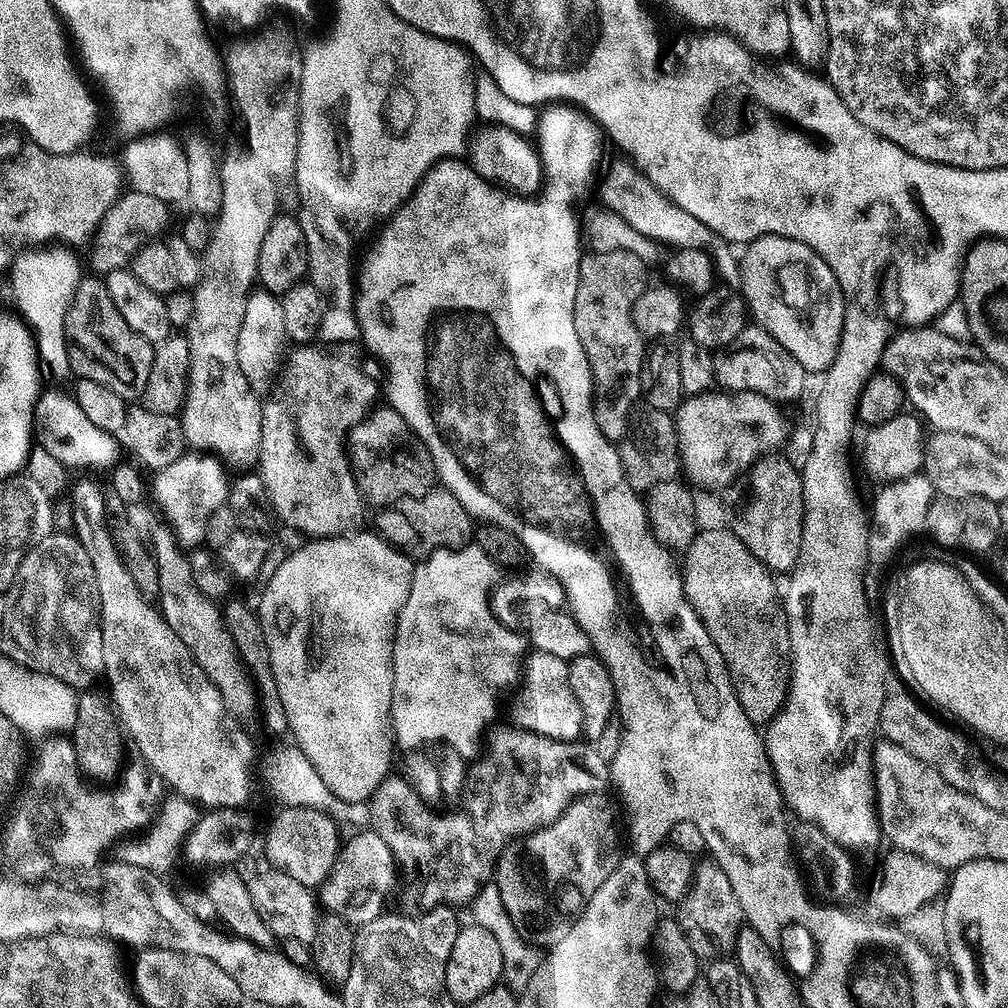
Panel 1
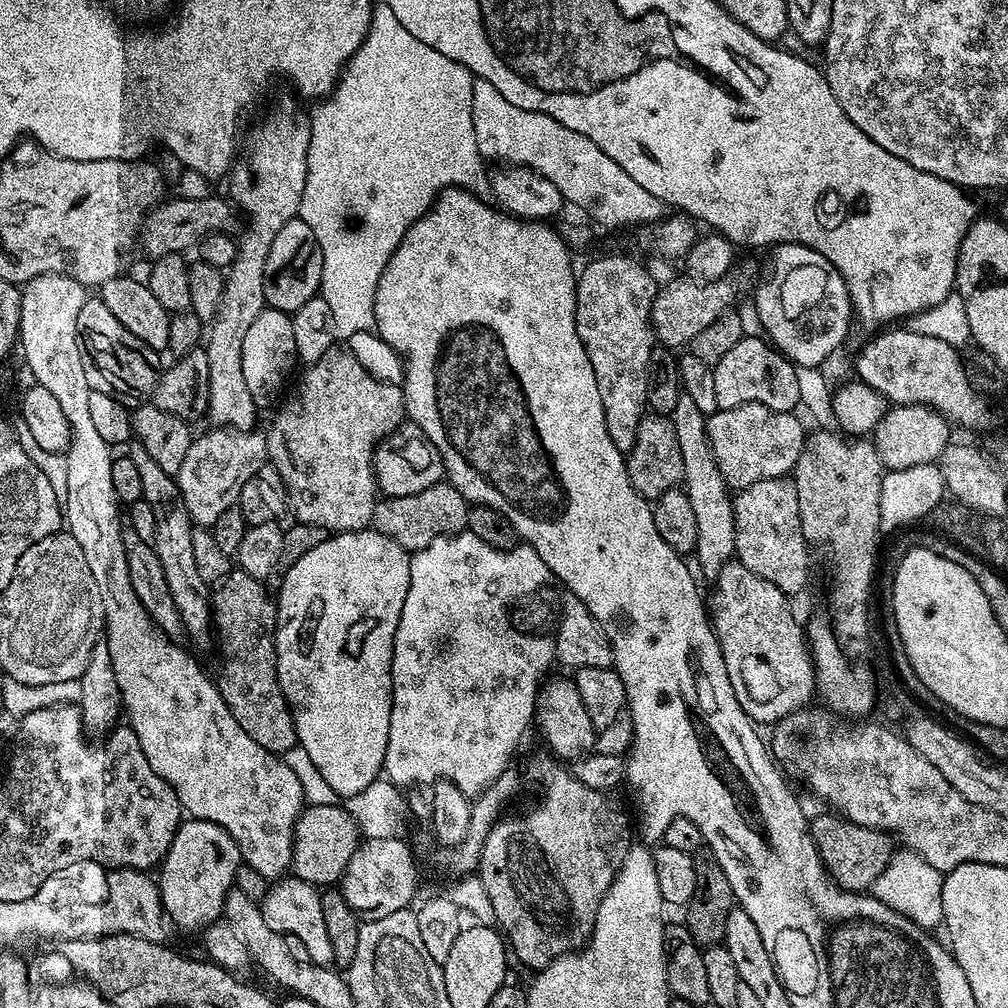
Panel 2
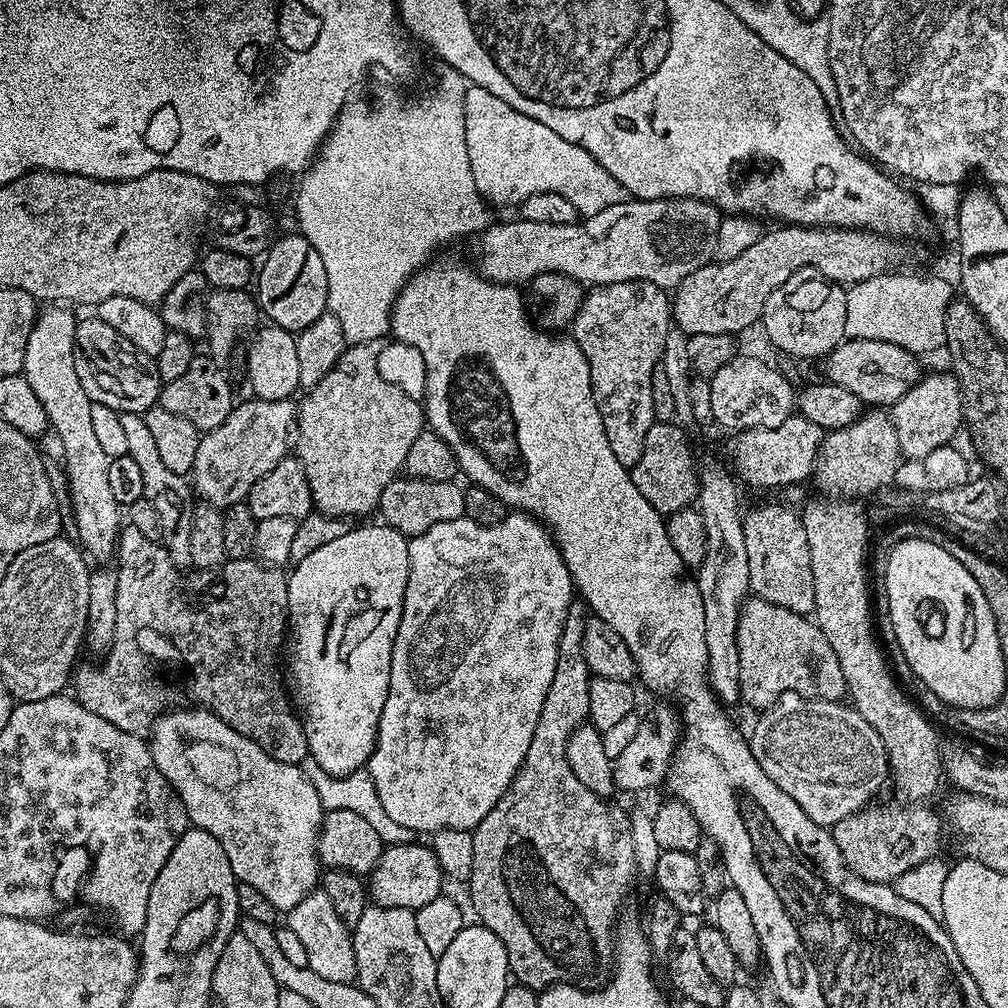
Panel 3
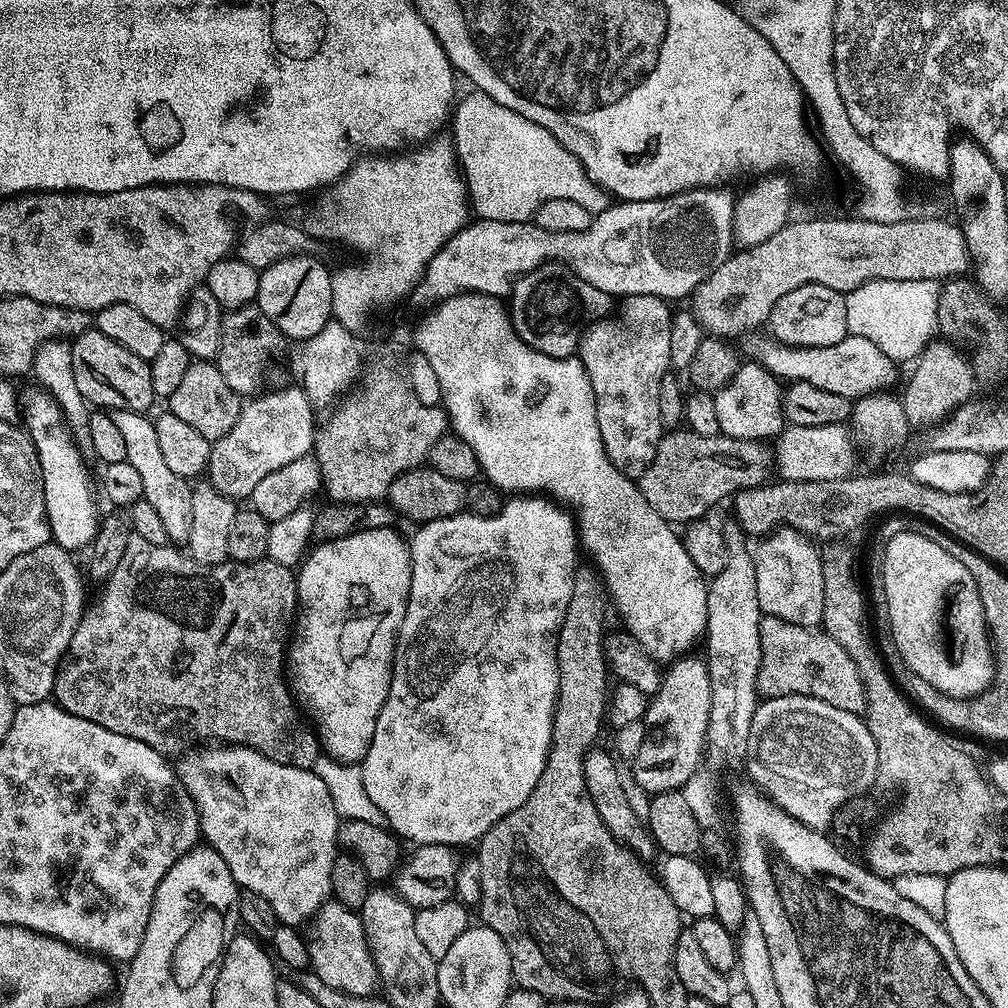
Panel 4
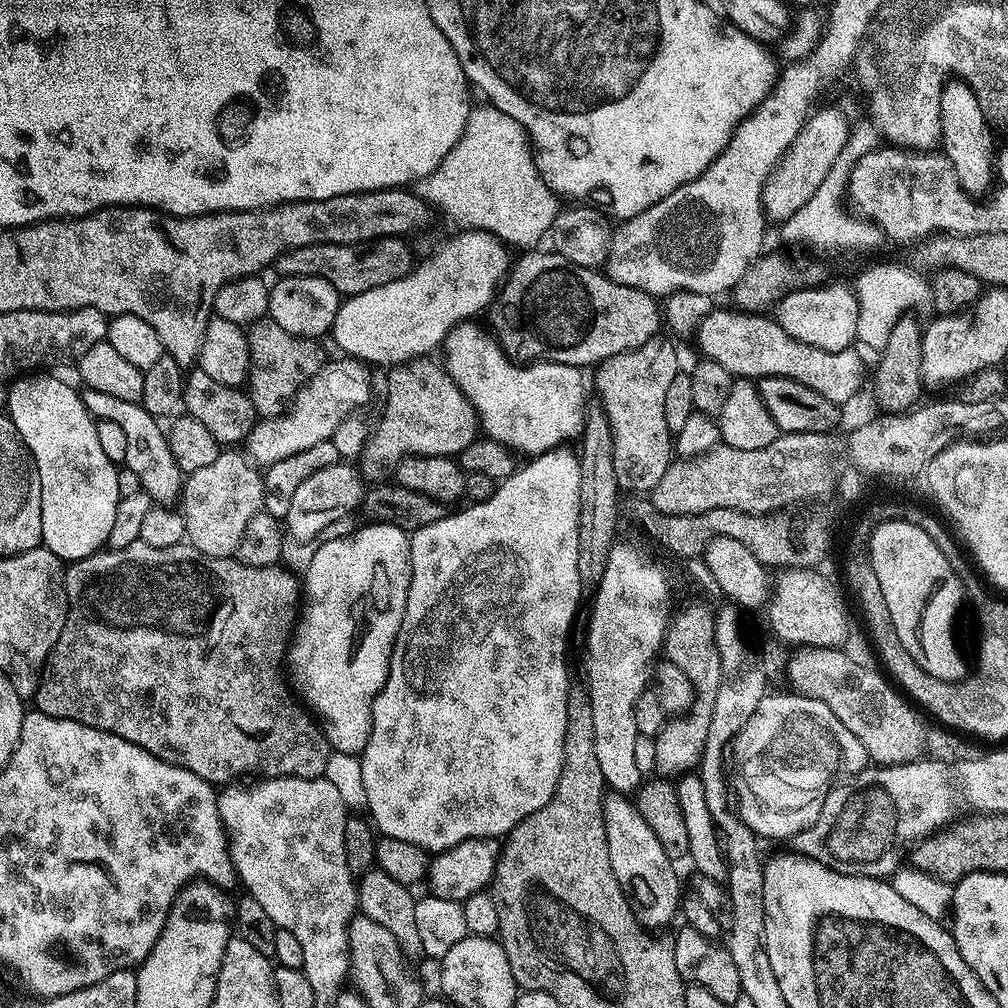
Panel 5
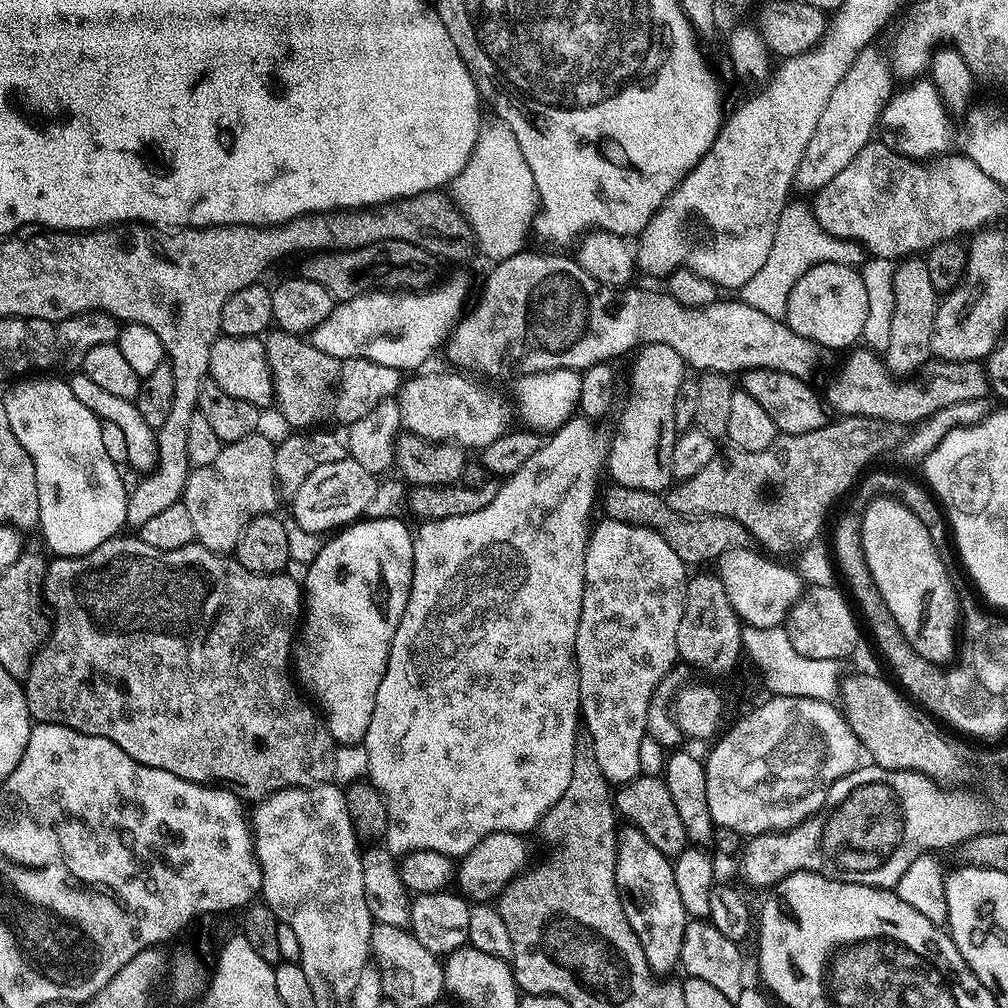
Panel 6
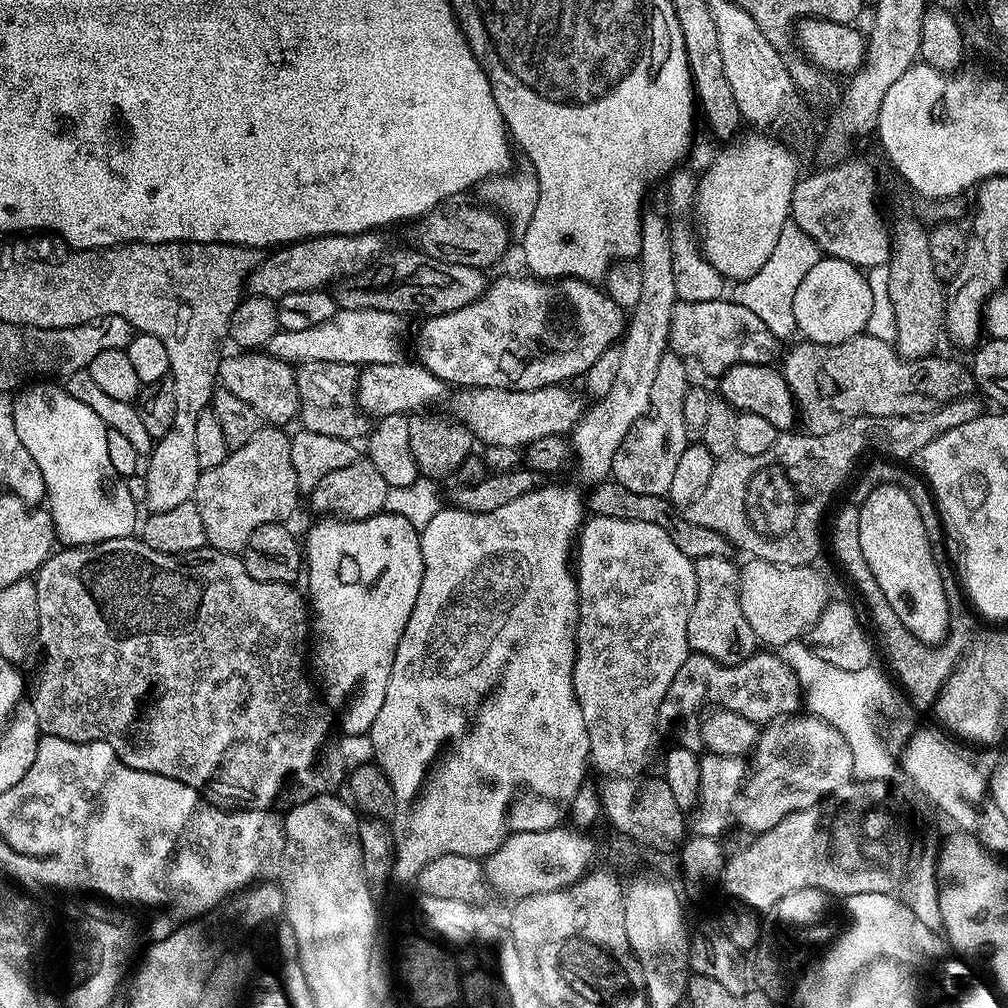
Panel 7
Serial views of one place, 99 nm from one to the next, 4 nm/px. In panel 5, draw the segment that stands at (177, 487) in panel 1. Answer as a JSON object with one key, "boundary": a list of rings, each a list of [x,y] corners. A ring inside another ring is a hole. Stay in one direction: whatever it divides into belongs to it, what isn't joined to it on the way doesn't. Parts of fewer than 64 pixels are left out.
{"boundary":[[[344,358],[341,361],[341,364],[325,363],[318,374],[311,376],[308,383],[297,390],[280,415],[257,419],[246,439],[248,460],[267,466],[282,458],[290,458],[290,454],[298,454],[298,450],[307,450],[317,442],[331,440],[342,418],[365,407],[363,404],[372,396],[372,384],[368,381],[369,369],[359,360]]]}

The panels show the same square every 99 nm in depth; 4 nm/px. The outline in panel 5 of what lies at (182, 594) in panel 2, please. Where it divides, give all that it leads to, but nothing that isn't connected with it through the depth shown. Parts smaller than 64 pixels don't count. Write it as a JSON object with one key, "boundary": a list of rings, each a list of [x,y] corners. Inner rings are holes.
{"boundary":[[[84,388],[79,395],[81,402],[96,420],[114,422],[117,426],[122,426],[126,438],[126,458],[123,467],[138,474],[138,482],[143,492],[157,505],[175,505],[182,495],[182,473],[174,462],[174,454],[170,454],[168,437],[161,421],[151,416],[141,403],[125,402],[122,398],[113,398],[111,394],[101,394],[100,391],[89,388]]]}

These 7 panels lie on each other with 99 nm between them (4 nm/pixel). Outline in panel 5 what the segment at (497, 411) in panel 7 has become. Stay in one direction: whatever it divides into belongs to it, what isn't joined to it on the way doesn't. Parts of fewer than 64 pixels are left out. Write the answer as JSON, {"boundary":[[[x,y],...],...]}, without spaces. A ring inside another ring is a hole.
{"boundary":[[[417,358],[393,367],[388,376],[388,393],[384,396],[384,413],[374,424],[364,443],[358,460],[358,471],[365,481],[380,482],[384,475],[391,473],[396,465],[407,456],[450,456],[455,457],[478,436],[478,417],[472,404],[458,390],[458,386],[432,358]]]}

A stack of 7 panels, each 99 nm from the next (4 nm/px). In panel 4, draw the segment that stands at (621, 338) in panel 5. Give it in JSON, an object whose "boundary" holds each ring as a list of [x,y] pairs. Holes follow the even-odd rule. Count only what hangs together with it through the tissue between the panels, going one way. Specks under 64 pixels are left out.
{"boundary":[[[549,262],[516,279],[506,307],[521,342],[550,358],[566,360],[577,355],[580,340],[589,326],[607,321],[612,304],[613,297],[578,278],[566,264]]]}

